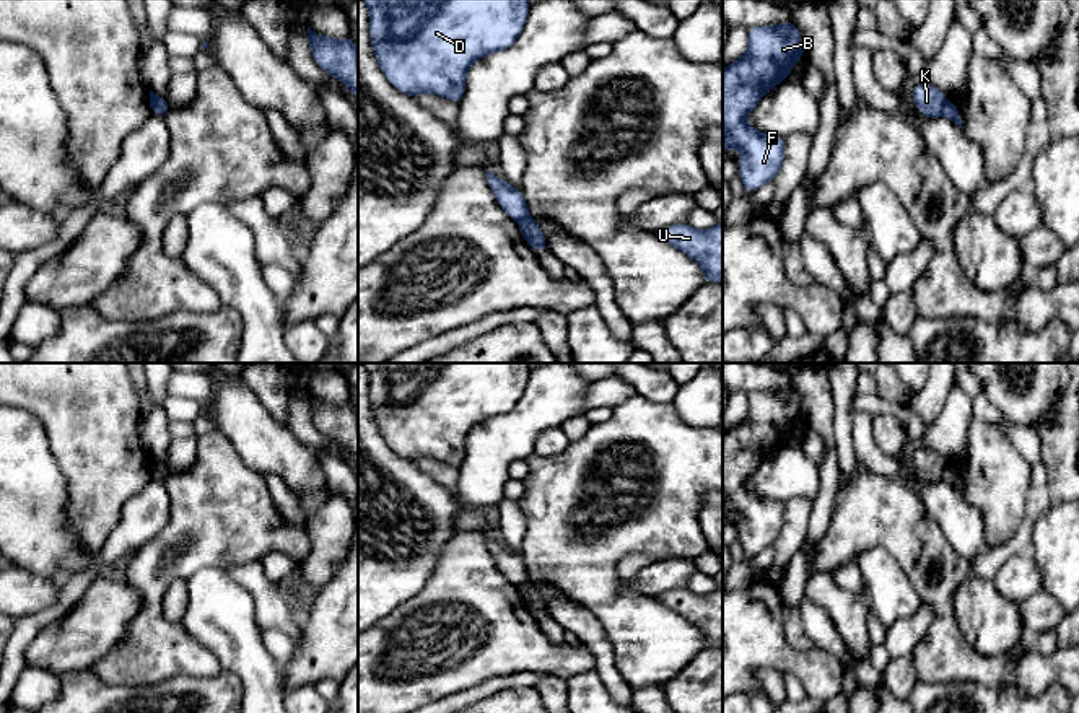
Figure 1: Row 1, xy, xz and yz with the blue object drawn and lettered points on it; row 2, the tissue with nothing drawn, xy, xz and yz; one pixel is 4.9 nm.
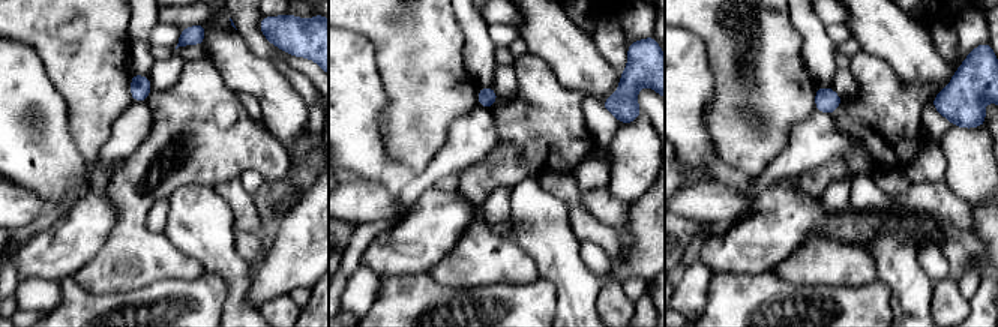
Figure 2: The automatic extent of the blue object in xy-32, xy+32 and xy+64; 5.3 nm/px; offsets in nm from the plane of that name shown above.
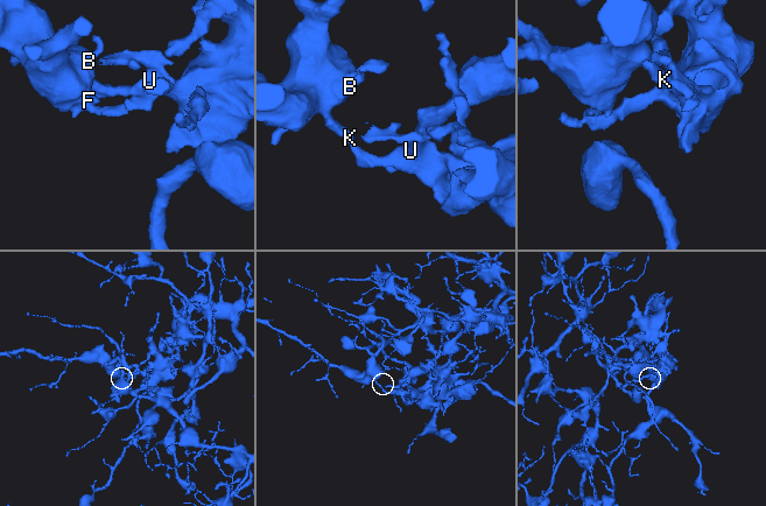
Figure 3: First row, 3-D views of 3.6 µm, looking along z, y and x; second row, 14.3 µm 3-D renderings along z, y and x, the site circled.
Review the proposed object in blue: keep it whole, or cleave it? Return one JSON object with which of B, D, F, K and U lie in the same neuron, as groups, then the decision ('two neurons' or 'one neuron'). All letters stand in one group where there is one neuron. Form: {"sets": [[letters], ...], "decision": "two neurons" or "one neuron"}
{"sets": [["B", "D", "F", "K"], ["U"]], "decision": "two neurons"}

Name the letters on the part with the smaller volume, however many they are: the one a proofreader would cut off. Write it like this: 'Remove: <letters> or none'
Remove: U

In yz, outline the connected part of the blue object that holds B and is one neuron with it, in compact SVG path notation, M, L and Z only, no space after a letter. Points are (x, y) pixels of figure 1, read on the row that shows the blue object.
M789 20L776 26L750 26L747 33L744 55L723 68L723 150L727 155L732 147L740 150L737 174L747 195L752 195L780 174L786 140L758 132L745 117L770 90L788 80L806 49Z

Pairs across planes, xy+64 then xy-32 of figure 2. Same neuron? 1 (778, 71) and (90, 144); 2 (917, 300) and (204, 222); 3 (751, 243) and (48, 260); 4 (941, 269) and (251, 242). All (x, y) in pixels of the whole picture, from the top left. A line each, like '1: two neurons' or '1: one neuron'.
1: one neuron
2: one neuron
3: one neuron
4: one neuron

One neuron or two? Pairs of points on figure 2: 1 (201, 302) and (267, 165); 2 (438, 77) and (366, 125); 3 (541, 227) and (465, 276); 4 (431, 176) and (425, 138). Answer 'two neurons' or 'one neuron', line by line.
1: two neurons
2: two neurons
3: two neurons
4: two neurons

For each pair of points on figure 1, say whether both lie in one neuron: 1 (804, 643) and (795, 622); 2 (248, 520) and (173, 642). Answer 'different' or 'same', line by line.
1: same
2: same

